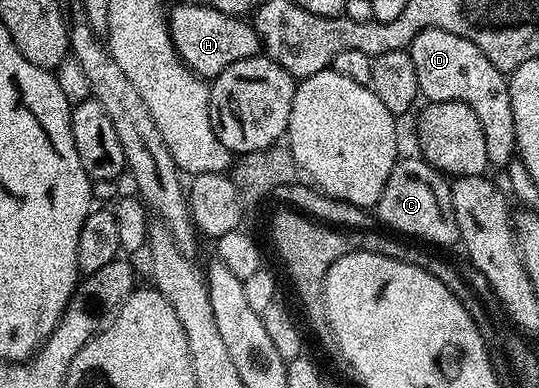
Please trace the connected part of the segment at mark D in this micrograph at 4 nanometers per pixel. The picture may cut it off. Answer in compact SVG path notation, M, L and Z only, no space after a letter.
M428 28L410 42L408 52L415 62L415 75L419 78L421 96L429 102L463 102L475 110L479 126L483 126L483 139L487 141L487 158L495 169L508 169L517 156L515 114L511 114L511 94L506 73L491 66L487 54L447 30Z

